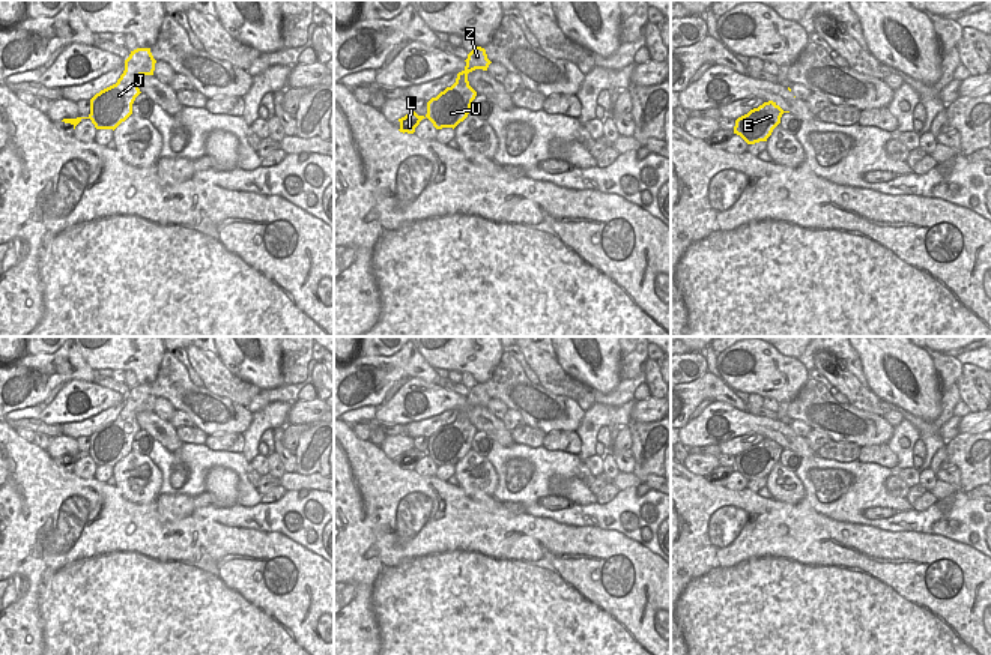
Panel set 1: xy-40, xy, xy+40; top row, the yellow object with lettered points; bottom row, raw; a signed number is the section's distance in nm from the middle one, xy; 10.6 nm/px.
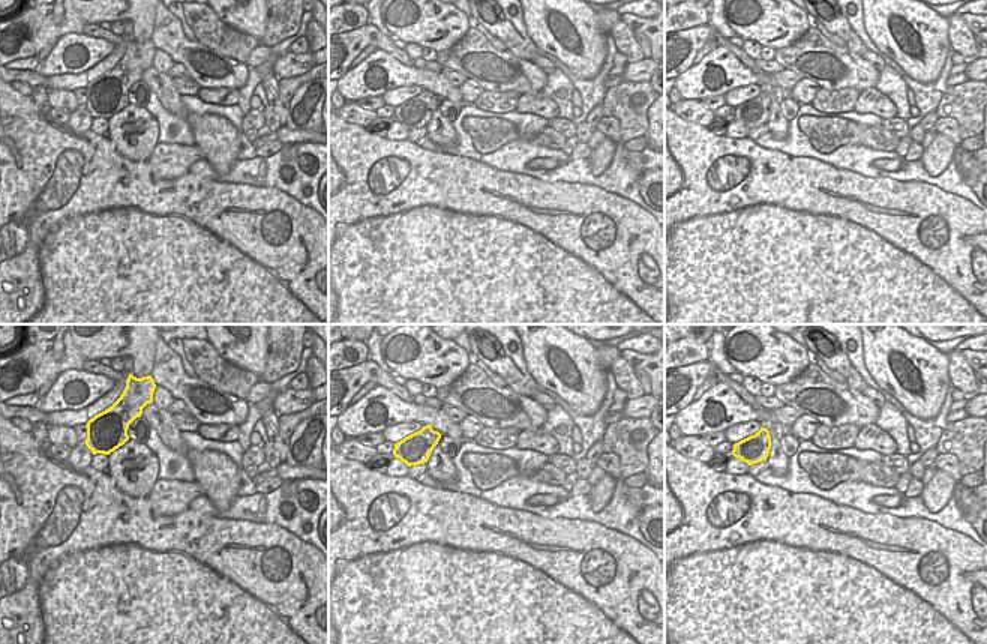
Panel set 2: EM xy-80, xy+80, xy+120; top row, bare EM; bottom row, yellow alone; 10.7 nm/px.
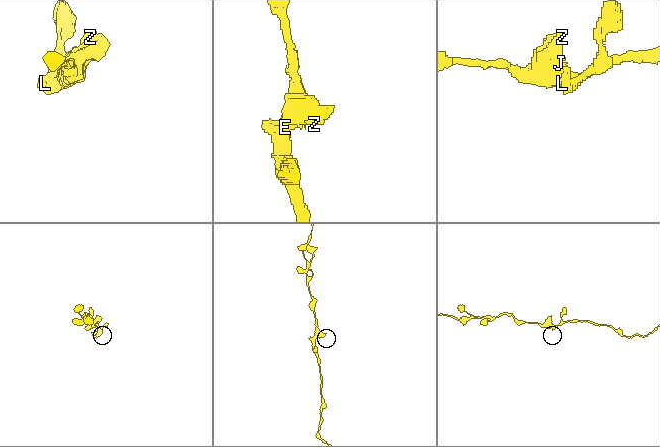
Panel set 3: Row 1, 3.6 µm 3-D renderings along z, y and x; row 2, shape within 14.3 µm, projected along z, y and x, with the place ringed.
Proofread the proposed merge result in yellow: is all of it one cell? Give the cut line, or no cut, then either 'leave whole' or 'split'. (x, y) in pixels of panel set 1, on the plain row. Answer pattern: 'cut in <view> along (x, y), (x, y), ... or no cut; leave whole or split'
no cut; leave whole

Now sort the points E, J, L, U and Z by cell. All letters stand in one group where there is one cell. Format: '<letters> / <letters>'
E J L U Z

